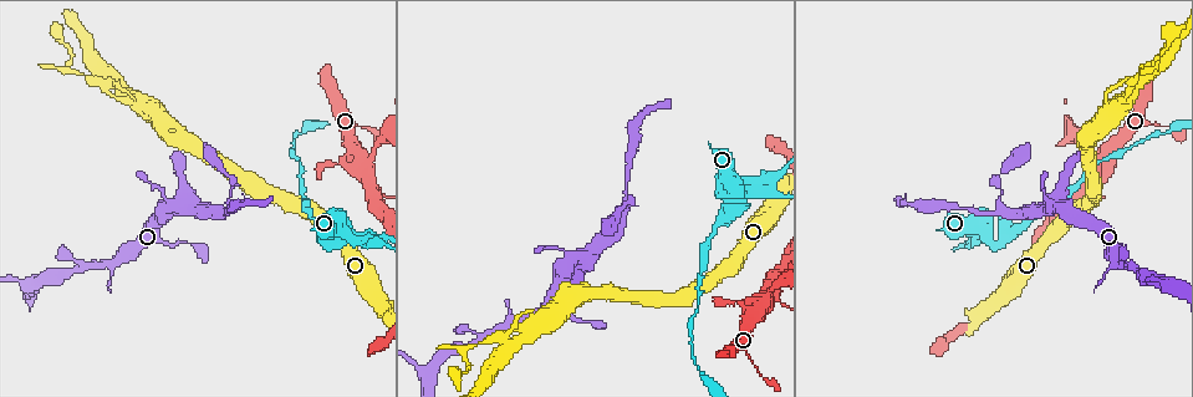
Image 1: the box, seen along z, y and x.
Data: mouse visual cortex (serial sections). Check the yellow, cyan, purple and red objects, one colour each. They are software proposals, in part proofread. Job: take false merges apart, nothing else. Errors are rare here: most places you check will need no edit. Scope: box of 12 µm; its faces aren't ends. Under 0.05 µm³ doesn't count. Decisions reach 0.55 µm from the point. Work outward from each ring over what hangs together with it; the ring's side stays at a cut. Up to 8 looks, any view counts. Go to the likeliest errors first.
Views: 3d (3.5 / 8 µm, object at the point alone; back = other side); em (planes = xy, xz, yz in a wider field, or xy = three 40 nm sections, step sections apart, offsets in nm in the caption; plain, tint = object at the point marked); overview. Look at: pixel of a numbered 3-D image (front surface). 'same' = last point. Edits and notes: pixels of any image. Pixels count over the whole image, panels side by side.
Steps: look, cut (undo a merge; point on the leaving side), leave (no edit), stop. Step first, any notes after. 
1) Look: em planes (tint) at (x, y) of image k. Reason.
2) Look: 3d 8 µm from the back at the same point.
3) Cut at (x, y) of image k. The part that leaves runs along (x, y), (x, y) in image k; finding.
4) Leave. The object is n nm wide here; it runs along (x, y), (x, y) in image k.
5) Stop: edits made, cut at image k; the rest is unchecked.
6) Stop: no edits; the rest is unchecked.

Look: 3d 3.5 µm at (366, 178) of image 1.

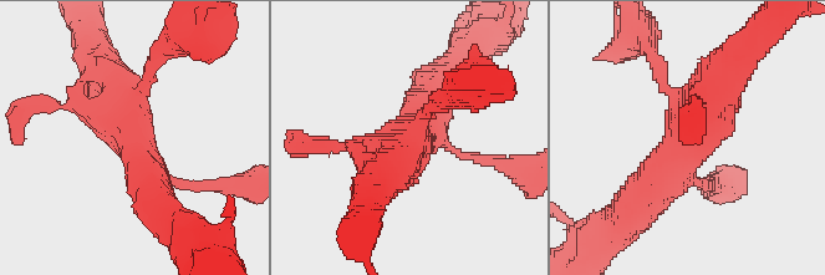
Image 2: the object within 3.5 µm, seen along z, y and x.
Look: em xy step 1 (tint) at (134, 133) of image 2.

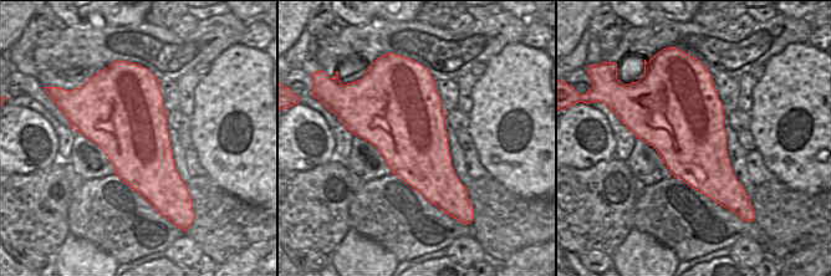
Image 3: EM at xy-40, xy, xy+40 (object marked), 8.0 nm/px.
Leave. One cell here.

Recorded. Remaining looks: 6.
Look: 3d 8 µm at (753, 192) of image 1. Narrows sharply.

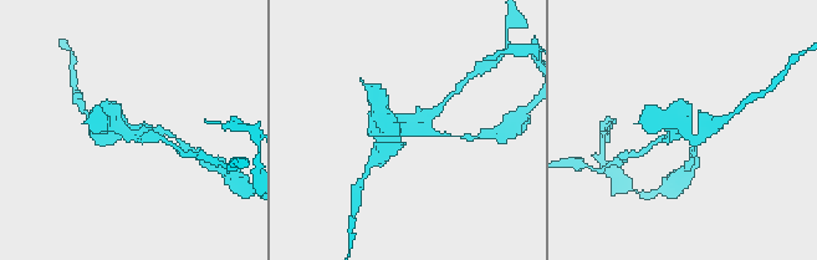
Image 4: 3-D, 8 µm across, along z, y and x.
Look: 3d 3.5 µm at (128, 133) of image 4. Zoom in.

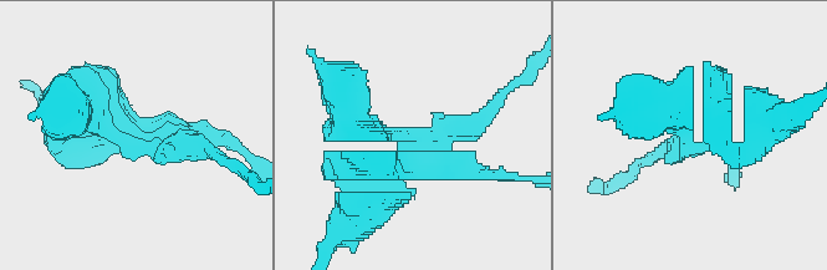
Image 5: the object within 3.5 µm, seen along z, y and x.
Look: em xy step 2 (tint) at (411, 161) of image 5. Need the tissue.

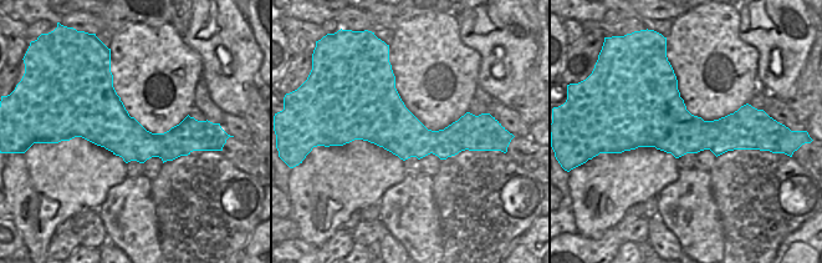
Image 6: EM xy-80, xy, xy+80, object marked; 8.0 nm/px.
Leave. It runs along (678, 116), (690, 151), (719, 127), (725, 146) in image 5; all the same cell.

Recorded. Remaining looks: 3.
Look: 3d 3.5 µm at (1062, 206) of image 1. Sharp bend.

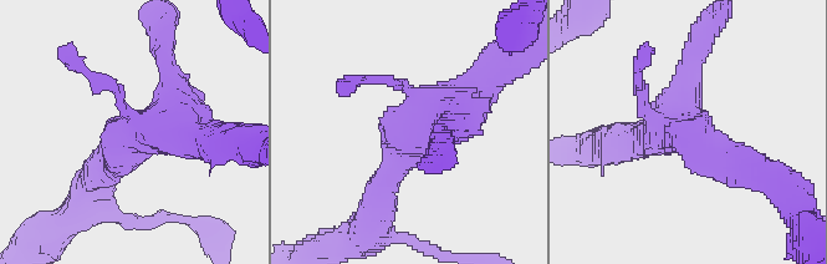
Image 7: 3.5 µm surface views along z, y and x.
Look: em planes (tint) at (421, 131) of image 7.

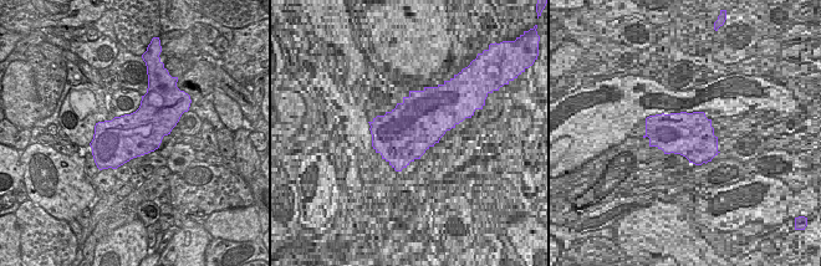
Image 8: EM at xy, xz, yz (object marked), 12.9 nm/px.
Leave. It runs along (389, 172), (408, 140), (504, 60) in image 7; all the same cell.

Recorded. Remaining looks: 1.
Stop: no edits; the rest is unchecked.

